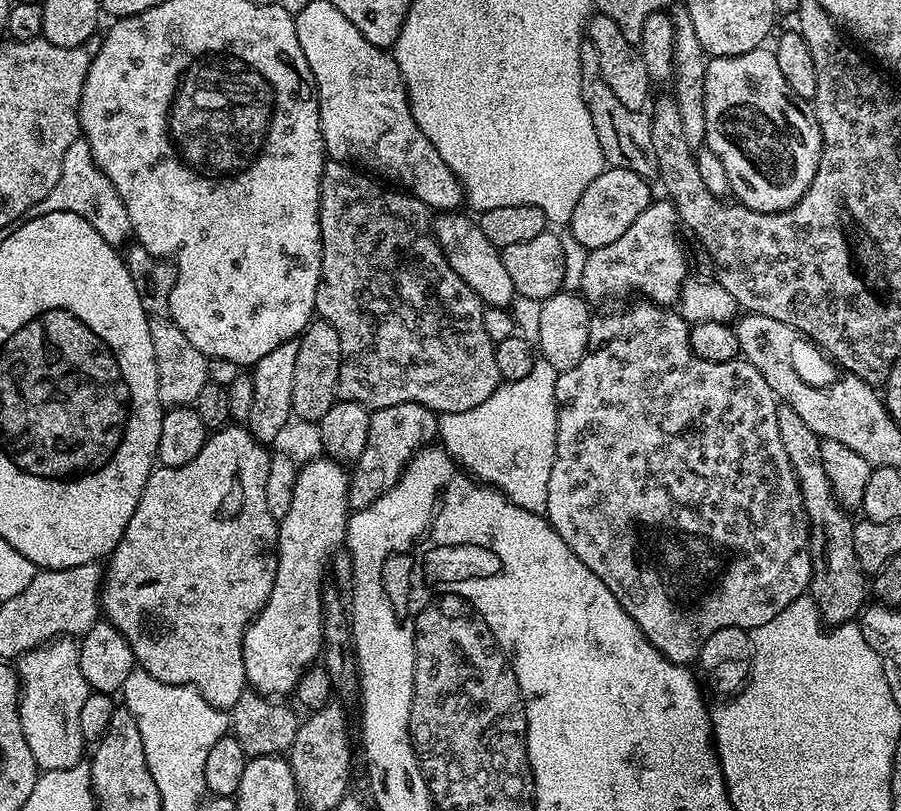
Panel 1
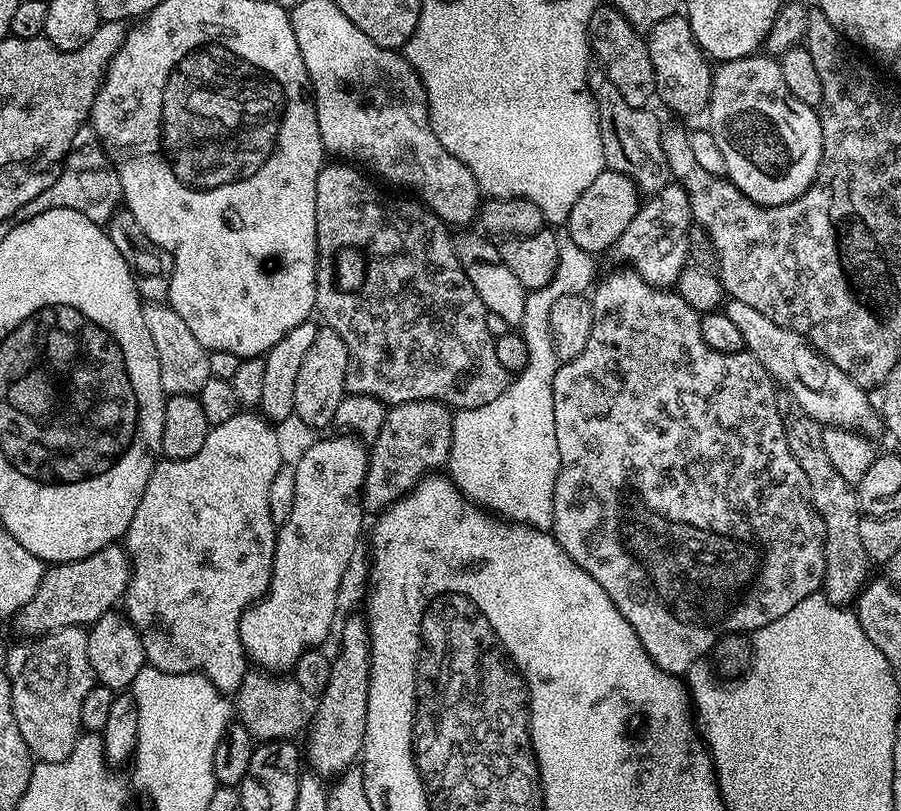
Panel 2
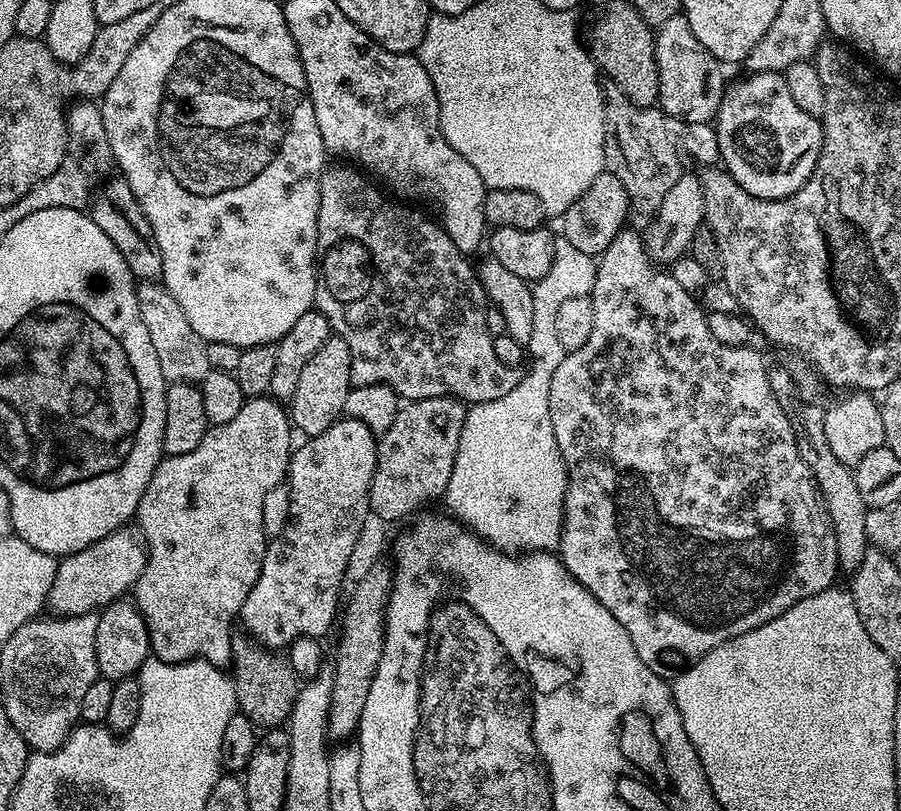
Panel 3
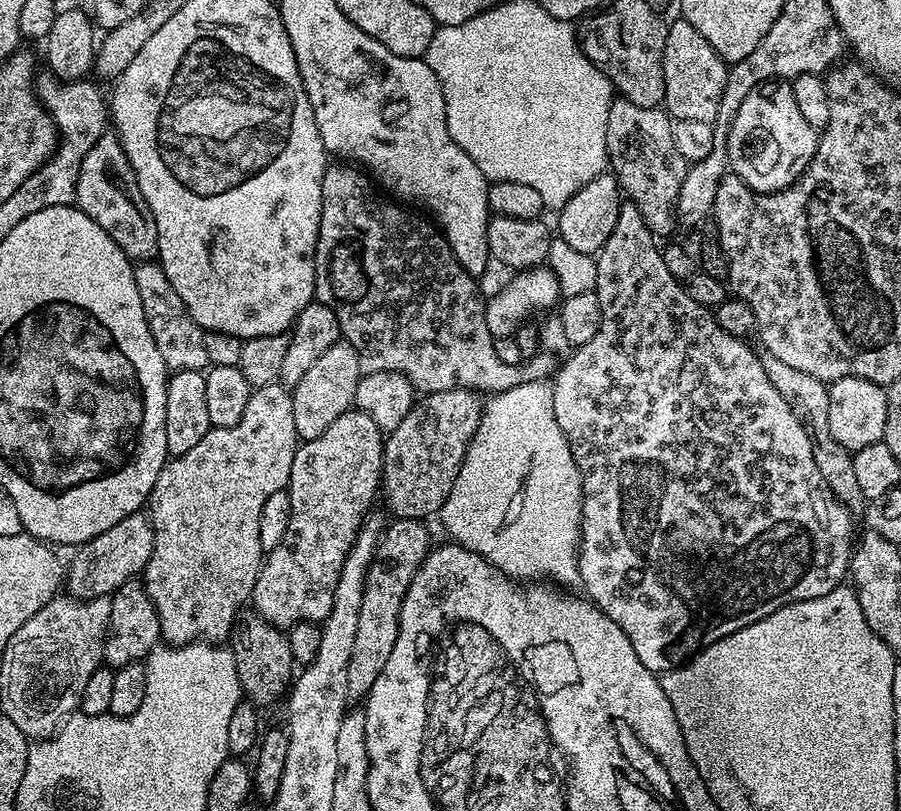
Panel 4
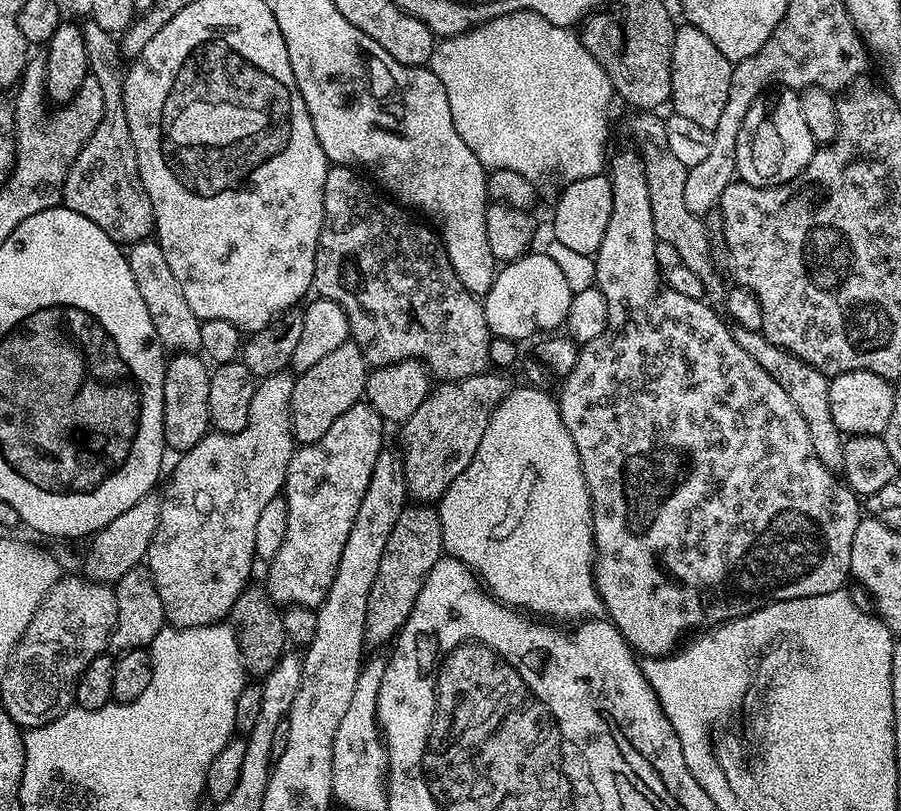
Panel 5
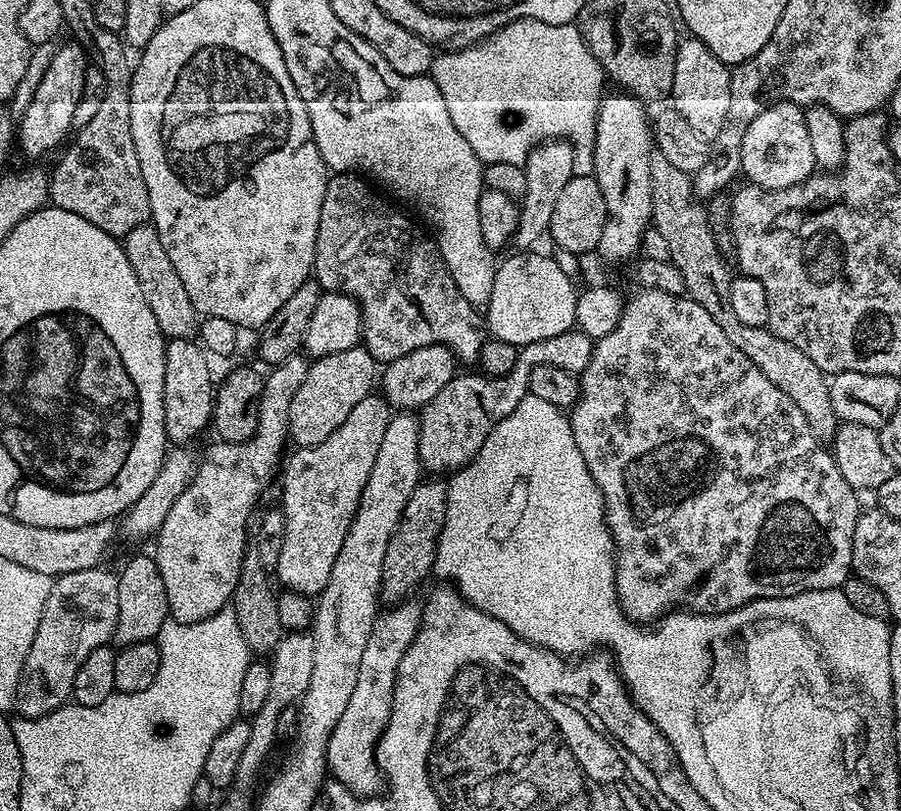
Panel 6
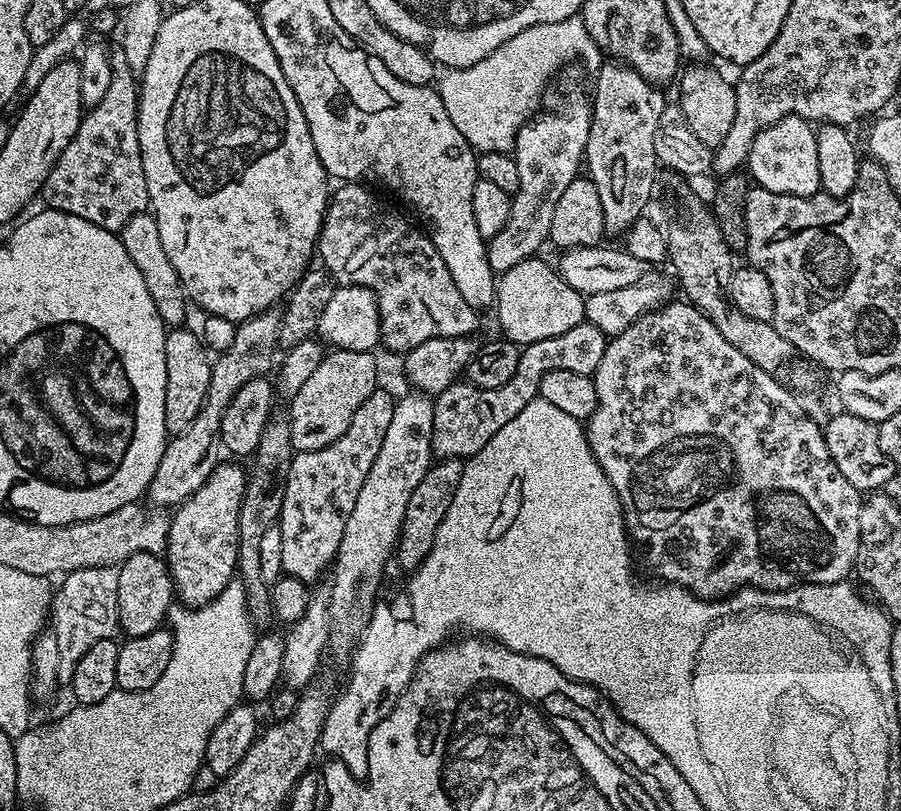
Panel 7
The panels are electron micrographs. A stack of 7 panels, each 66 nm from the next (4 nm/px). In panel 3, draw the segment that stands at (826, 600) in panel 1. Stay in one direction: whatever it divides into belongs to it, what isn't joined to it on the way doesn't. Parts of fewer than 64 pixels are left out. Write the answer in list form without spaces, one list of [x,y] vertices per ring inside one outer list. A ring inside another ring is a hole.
[[[773,367],[768,377],[770,390],[774,390],[774,398],[778,398],[778,406],[782,406],[786,418],[790,418],[798,454],[802,454],[802,460],[806,462],[806,466],[810,466],[812,476],[816,479],[824,511],[828,514],[828,520],[832,523],[832,532],[836,536],[840,572],[851,574],[858,566],[862,566],[862,558],[870,551],[866,538],[866,514],[869,509],[866,502],[862,502],[862,493],[858,491],[856,473],[849,465],[838,462],[834,450],[830,450],[830,445],[826,442],[824,408],[821,405],[807,404],[800,397],[800,388],[786,369]]]

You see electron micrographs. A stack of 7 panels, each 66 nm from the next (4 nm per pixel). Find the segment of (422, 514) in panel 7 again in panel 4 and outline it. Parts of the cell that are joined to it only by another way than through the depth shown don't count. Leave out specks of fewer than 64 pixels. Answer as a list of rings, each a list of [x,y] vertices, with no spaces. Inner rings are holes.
[[[393,519],[380,533],[380,541],[376,553],[372,556],[372,564],[368,567],[362,590],[362,604],[358,609],[358,630],[354,633],[350,666],[346,670],[349,701],[360,702],[367,697],[378,674],[382,674],[382,666],[386,666],[386,661],[390,658],[390,650],[394,650],[406,590],[410,588],[414,574],[420,569],[430,551],[428,526],[422,520]]]

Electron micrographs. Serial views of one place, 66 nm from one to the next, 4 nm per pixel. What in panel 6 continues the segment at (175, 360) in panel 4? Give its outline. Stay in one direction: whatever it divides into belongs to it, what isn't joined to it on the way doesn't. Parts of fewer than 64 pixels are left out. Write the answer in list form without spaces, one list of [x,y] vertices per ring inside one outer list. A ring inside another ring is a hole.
[[[150,222],[136,226],[130,234],[122,237],[122,243],[126,262],[130,262],[138,278],[138,286],[142,286],[146,306],[150,306],[150,314],[154,314],[162,334],[168,340],[193,339],[198,332],[198,313],[190,302],[190,294],[186,294],[186,286],[182,286],[182,278],[178,278],[178,270],[174,270],[174,262],[170,262],[162,247],[162,238],[158,238],[156,227]]]

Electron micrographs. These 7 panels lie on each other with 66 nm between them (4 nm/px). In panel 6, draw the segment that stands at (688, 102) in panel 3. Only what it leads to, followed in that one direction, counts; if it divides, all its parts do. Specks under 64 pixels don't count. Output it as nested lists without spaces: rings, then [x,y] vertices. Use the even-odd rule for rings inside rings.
[[[693,36],[686,38],[677,43],[670,104],[686,122],[690,122],[693,130],[698,130],[698,134],[711,142],[722,126],[726,126],[726,114],[730,114],[731,69],[701,40]]]

